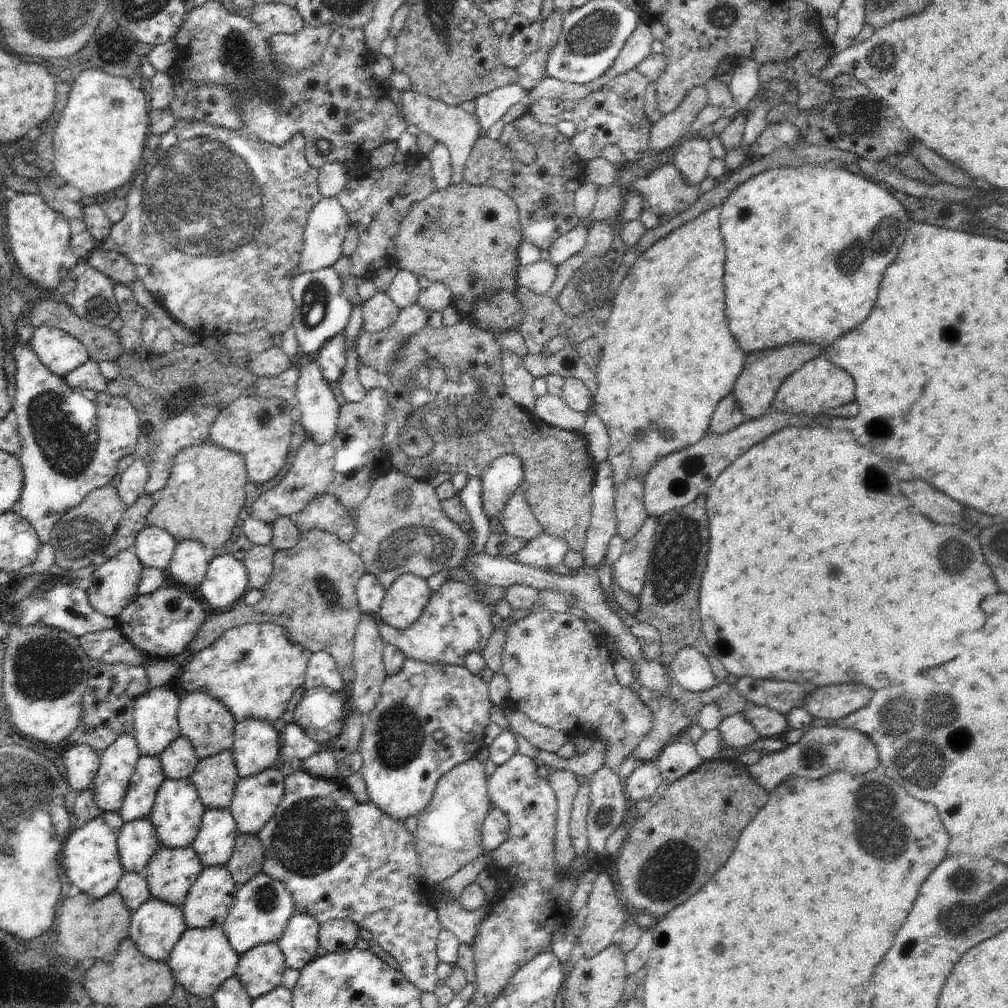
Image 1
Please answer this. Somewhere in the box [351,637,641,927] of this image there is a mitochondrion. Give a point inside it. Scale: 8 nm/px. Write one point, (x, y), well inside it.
(398, 740)

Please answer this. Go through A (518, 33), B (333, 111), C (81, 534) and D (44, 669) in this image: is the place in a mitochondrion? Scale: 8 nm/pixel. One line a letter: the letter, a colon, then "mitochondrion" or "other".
A: other
B: other
C: mitochondrion
D: mitochondrion

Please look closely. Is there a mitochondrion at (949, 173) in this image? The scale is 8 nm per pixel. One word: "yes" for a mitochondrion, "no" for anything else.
yes

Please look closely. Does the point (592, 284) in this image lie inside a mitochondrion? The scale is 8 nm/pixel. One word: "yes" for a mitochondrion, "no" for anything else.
yes

